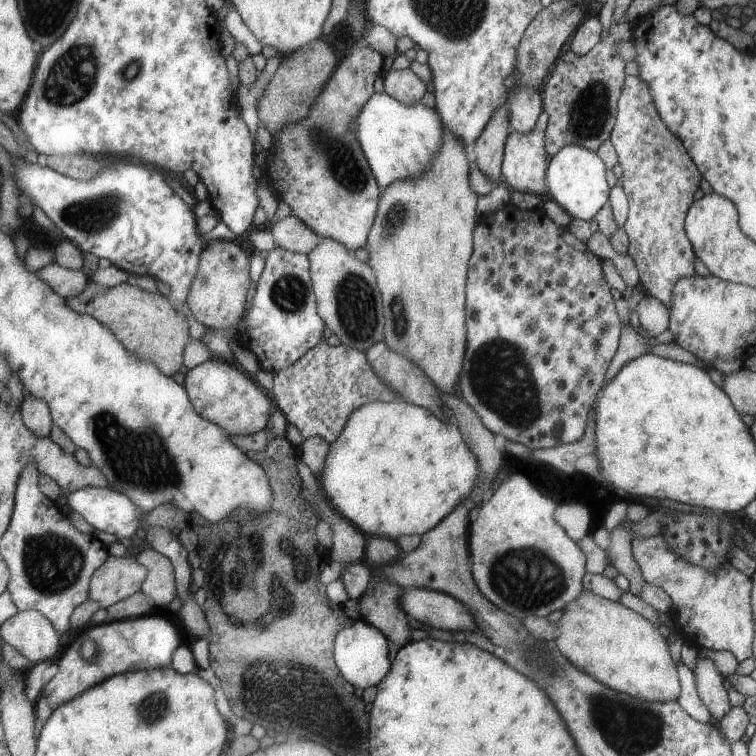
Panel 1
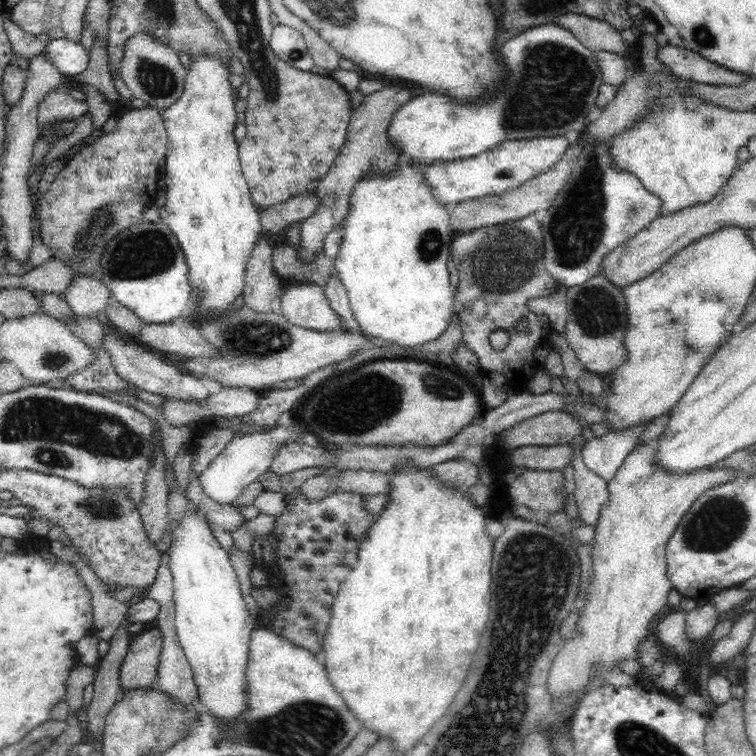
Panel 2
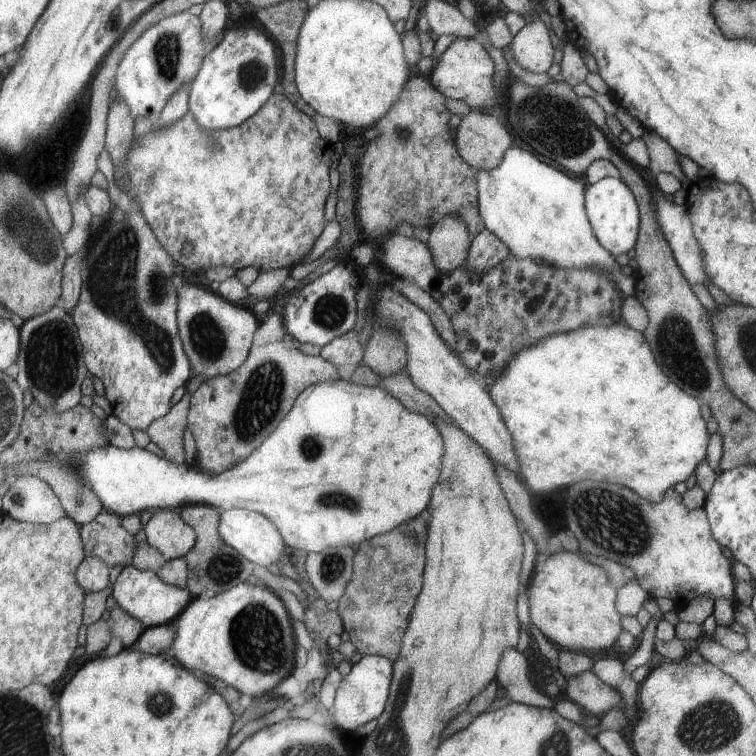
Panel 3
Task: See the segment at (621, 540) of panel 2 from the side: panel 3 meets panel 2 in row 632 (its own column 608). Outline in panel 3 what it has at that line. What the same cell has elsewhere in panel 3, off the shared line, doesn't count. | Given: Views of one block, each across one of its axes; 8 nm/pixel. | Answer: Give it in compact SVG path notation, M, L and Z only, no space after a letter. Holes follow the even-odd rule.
M566 550L551 553L546 556L541 569L538 572L533 572L530 578L527 594L531 622L532 624L535 624L535 626L540 630L541 634L543 634L543 636L545 636L545 638L558 650L565 650L574 653L589 652L589 650L607 650L609 646L613 646L613 640L615 640L615 638L617 638L617 634L621 632L620 614L617 614L617 609L615 608L616 588L617 586L610 582L609 574L607 574L605 570L599 568L599 566L589 564L587 559L581 558L578 553L569 552Z

